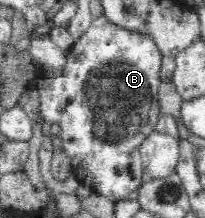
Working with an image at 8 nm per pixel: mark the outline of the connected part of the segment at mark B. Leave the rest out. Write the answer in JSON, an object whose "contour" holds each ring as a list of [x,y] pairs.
{"contour":[[[103,16],[94,18],[91,27],[80,37],[70,49],[68,55],[68,65],[64,67],[64,75],[52,78],[44,78],[37,80],[37,90],[40,97],[40,113],[46,122],[58,123],[62,131],[58,134],[61,138],[63,148],[71,161],[71,171],[78,179],[80,184],[86,185],[92,189],[93,193],[100,194],[113,202],[123,199],[129,199],[135,195],[138,187],[144,182],[145,176],[141,166],[141,155],[139,152],[143,141],[156,130],[158,123],[158,115],[161,113],[159,105],[158,91],[161,84],[160,67],[162,67],[162,52],[158,48],[158,44],[152,35],[146,32],[133,32],[117,25],[112,25],[105,20]]]}

